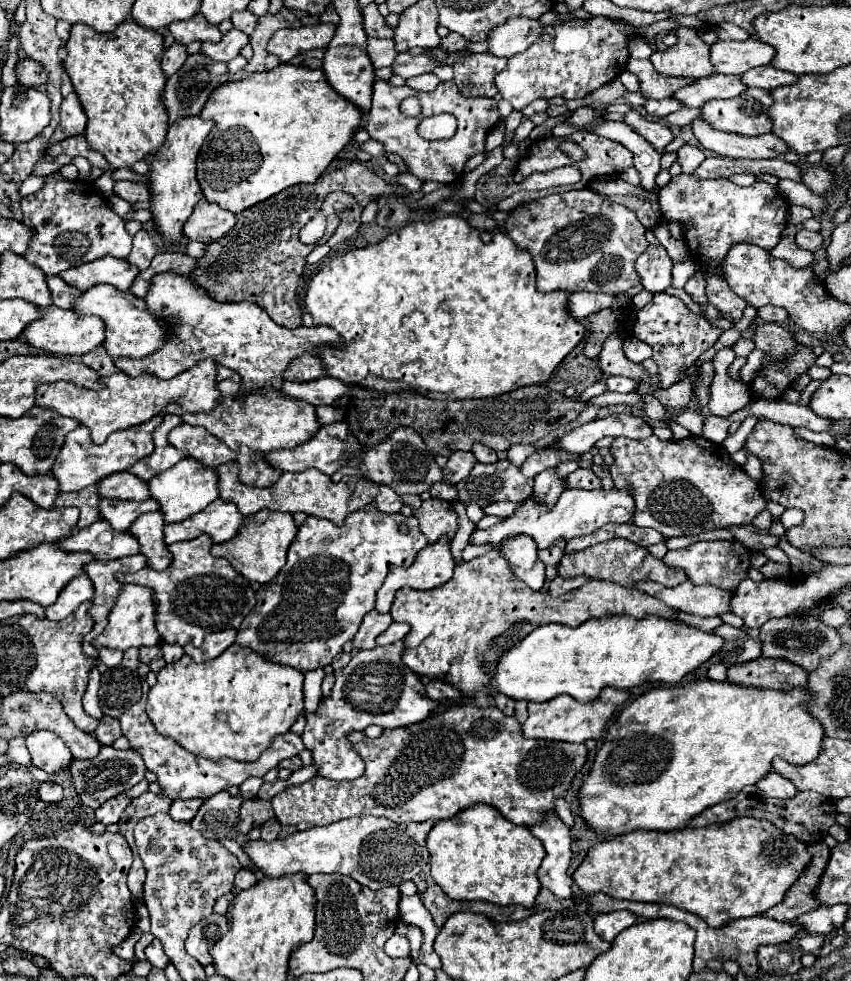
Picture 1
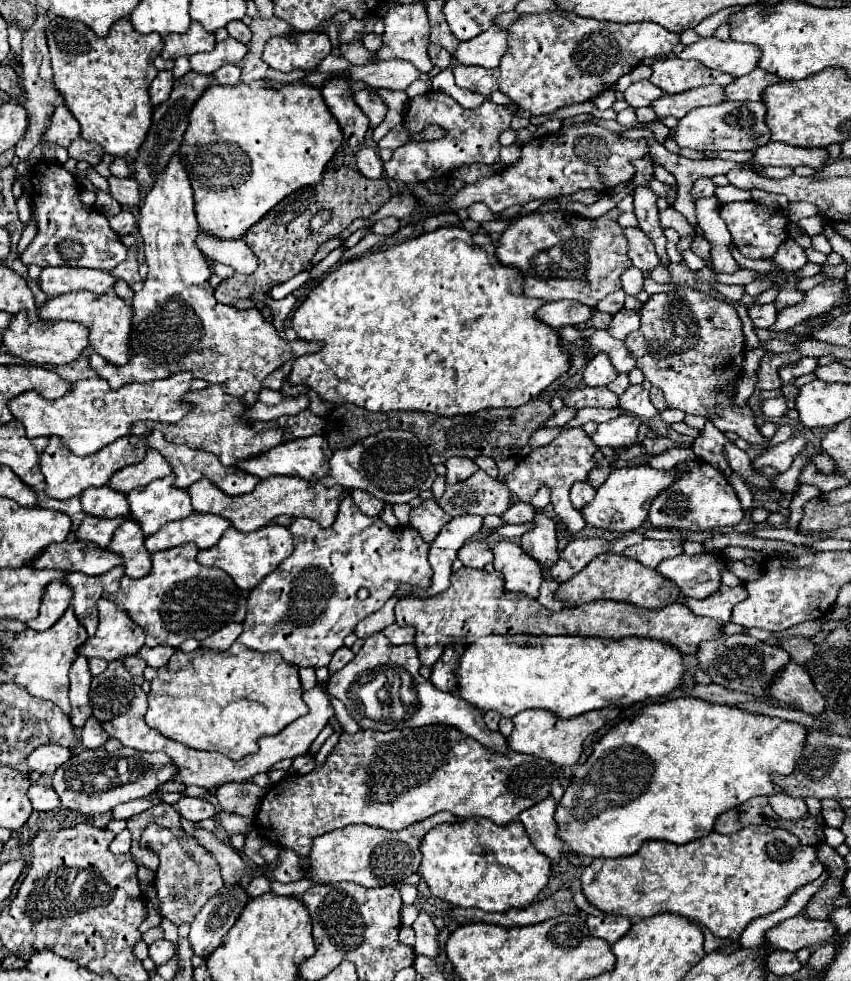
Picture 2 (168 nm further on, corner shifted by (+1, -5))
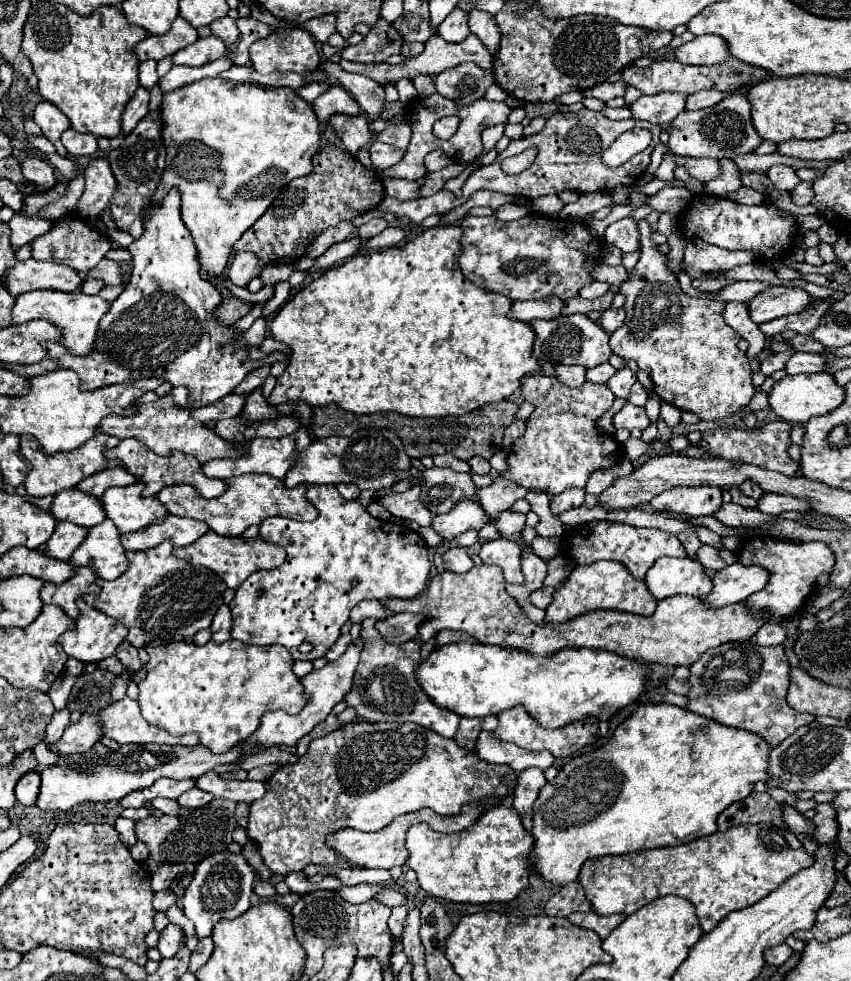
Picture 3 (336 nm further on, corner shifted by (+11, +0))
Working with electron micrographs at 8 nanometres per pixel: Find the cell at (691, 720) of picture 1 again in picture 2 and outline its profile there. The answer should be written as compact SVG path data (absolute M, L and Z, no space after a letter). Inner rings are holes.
M682 696L682 698L668 700L668 702L646 704L634 718L624 718L616 726L612 726L596 742L590 758L576 770L572 784L566 788L566 792L560 800L560 806L556 806L556 814L558 814L556 822L558 822L558 830L560 830L558 836L570 846L572 852L592 856L592 858L620 858L620 856L634 854L642 846L644 840L664 840L664 842L672 842L672 844L686 844L696 838L702 838L712 832L712 826L714 826L714 820L718 814L732 810L754 796L772 794L774 792L772 772L792 774L792 770L796 768L796 762L800 760L800 754L804 750L806 736L808 736L808 730L802 724L764 716L764 714L754 714L754 712L748 712L748 710L742 710L736 706L728 706L728 704L712 704L712 702L706 702L700 698L692 698L692 696Z

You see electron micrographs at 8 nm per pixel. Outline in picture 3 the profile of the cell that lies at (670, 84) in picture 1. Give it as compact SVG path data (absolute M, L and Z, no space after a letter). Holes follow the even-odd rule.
M604 81L602 85L594 85L594 89L584 89L582 95L584 97L594 97L594 99L600 99L600 101L610 101L614 97L620 97L624 95L624 87L626 83L624 81L618 81L618 83L608 83Z

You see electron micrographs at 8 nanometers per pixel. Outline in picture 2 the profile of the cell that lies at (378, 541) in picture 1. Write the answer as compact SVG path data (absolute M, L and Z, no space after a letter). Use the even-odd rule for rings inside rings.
M350 496L340 502L340 514L332 528L322 528L310 518L296 518L290 532L294 536L294 552L250 592L246 618L242 622L244 630L238 636L238 642L250 650L278 652L288 664L298 668L328 666L332 654L344 644L344 638L354 632L362 618L384 606L398 582L422 588L430 584L432 568L426 560L430 544L426 544L410 526L390 528L384 520L362 514ZM360 588L368 588L368 598L362 602L358 600Z

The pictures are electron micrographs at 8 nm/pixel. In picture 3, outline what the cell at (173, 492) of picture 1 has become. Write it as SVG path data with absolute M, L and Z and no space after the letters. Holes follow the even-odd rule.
M142 483L112 487L100 497L106 517L120 533L134 533L166 515L164 505L156 497L142 497L142 489Z

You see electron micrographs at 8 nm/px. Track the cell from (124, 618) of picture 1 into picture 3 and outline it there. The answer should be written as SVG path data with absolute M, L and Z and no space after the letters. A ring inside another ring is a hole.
M78 599L76 605L80 609L76 629L64 633L58 645L62 645L68 657L74 657L82 663L98 663L106 657L112 657L116 647L126 637L126 627L106 613L88 607L82 599Z

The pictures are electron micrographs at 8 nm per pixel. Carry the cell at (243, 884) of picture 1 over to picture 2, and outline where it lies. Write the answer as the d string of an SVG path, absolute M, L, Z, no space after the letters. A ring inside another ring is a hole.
M258 876L258 878L254 878L254 880L248 884L246 890L248 890L248 896L250 896L250 898L262 896L262 894L270 892L270 880L264 878L264 876Z

